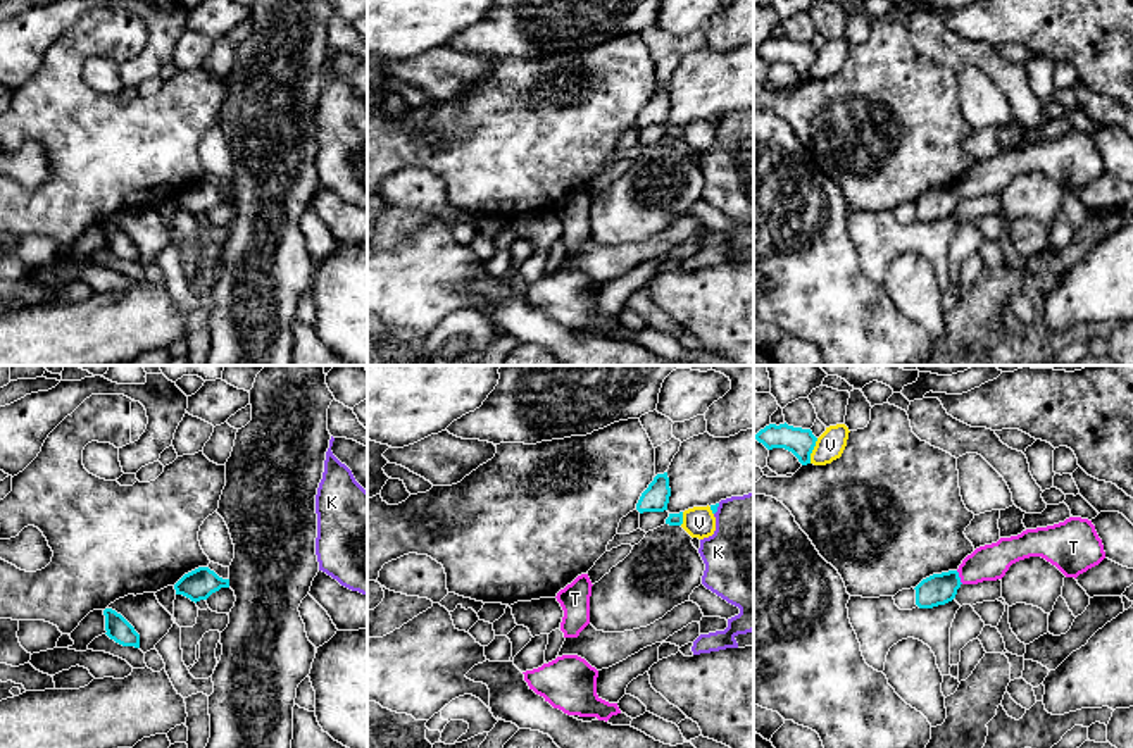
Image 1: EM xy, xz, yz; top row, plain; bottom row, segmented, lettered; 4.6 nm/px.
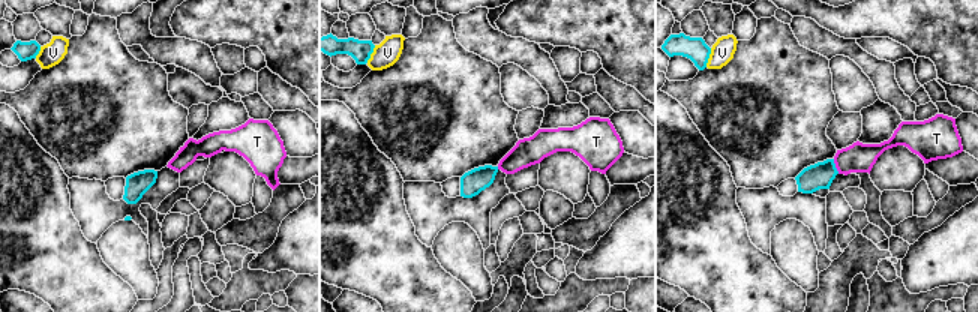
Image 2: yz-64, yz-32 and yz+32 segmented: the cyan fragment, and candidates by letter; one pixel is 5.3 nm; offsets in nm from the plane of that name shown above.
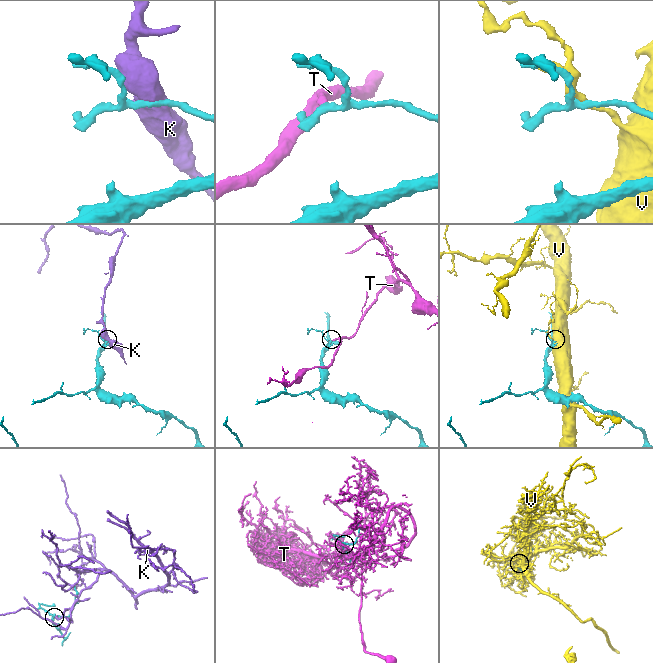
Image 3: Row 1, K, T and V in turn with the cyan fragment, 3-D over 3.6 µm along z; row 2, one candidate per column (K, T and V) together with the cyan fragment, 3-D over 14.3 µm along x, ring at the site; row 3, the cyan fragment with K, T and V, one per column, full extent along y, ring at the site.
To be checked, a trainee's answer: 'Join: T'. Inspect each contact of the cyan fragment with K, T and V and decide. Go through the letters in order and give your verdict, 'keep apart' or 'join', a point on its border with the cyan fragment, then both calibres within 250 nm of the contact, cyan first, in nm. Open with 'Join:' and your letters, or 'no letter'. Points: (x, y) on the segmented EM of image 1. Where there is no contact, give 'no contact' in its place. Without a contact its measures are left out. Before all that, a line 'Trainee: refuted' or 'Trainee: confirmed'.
Trainee: refuted
Join: no letter
K: keep apart; contact xz (716, 509); calibres 30 and 400 nm
T: keep apart; contact yz (959, 578); calibres 140 and 170 nm
V: keep apart; contact yz (813, 448); calibres 130 and 140 nm

